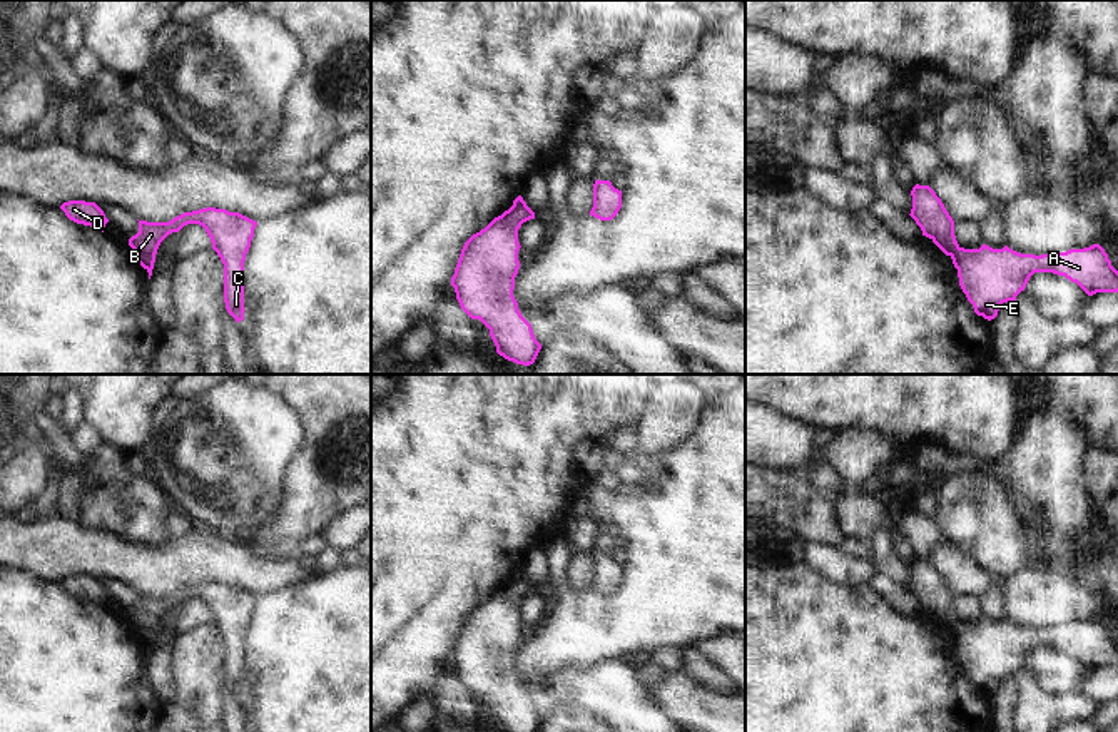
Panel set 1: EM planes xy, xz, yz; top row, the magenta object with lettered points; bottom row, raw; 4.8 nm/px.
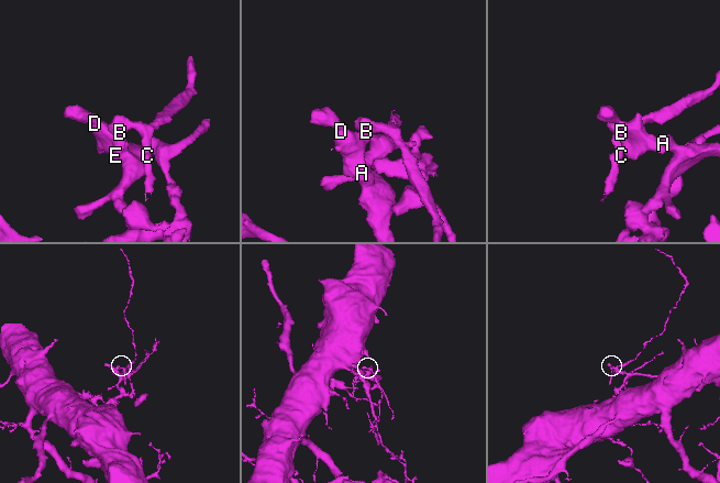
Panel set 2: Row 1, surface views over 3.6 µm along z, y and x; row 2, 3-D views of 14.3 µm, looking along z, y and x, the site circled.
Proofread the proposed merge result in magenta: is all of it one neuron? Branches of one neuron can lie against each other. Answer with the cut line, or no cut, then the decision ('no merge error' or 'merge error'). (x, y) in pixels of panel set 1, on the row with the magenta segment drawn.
cut xy (136, 251), (154, 256); merge error

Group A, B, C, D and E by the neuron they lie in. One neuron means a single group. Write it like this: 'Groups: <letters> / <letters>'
Groups: A D E / B C

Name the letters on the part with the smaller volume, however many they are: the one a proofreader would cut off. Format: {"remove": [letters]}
{"remove": ["B", "C"]}

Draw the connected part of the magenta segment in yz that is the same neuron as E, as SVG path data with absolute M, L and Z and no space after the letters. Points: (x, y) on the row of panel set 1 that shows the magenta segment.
M983 244L979 249L958 247L951 259L974 313L988 321L998 316L1003 302L1016 301L1034 272L1065 276L1088 296L1118 292L1118 271L1100 244L1041 256Z

